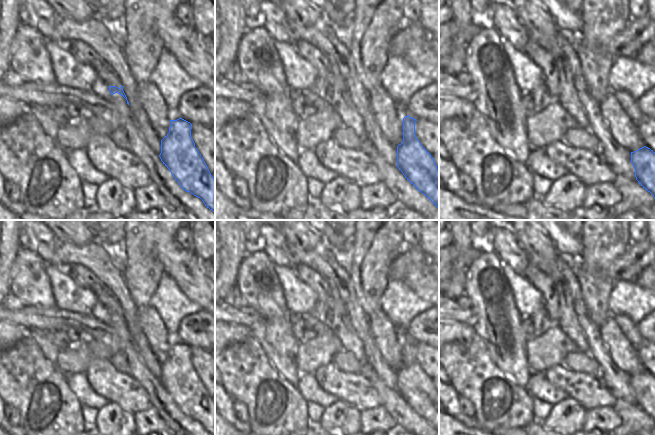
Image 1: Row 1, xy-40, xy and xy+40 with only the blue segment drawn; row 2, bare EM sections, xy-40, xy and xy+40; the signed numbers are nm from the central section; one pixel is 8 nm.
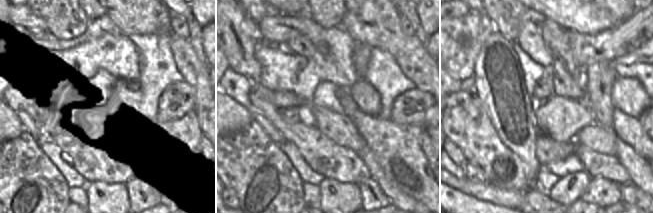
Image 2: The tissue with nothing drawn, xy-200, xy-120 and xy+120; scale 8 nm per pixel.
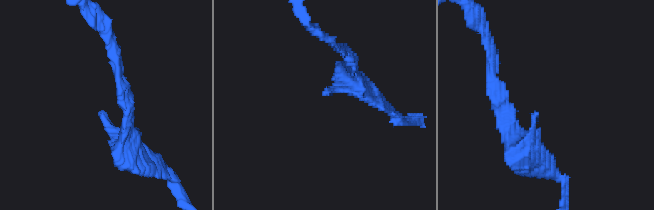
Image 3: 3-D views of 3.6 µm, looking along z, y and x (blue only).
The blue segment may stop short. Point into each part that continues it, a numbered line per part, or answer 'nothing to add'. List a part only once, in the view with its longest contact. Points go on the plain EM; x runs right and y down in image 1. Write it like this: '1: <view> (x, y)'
nothing to add

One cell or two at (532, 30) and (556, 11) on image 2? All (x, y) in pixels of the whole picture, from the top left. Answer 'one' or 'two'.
two

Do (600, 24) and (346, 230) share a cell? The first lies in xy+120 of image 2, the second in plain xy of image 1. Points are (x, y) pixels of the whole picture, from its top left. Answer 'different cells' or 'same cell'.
different cells

